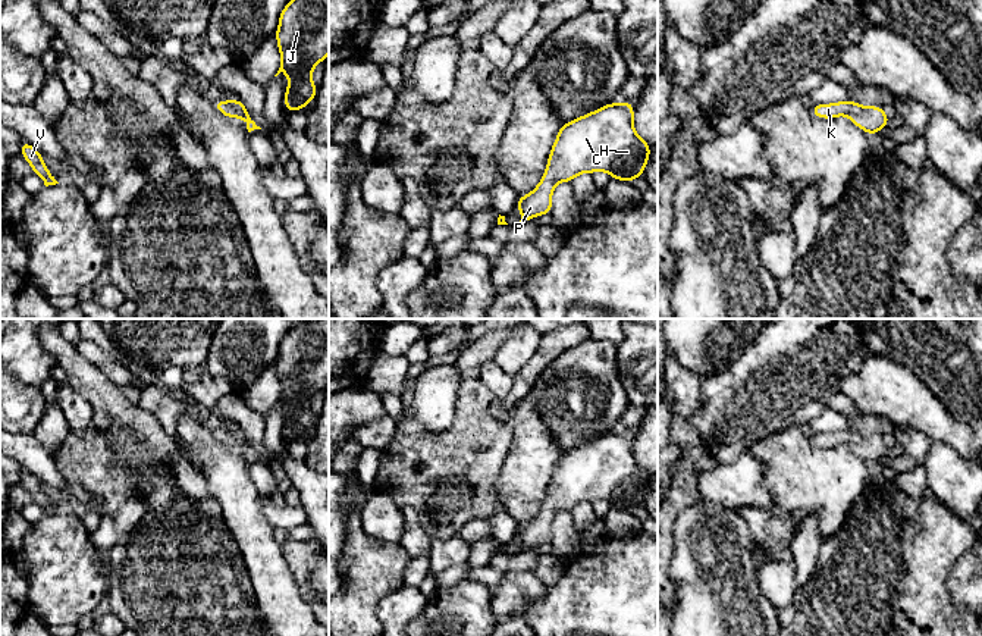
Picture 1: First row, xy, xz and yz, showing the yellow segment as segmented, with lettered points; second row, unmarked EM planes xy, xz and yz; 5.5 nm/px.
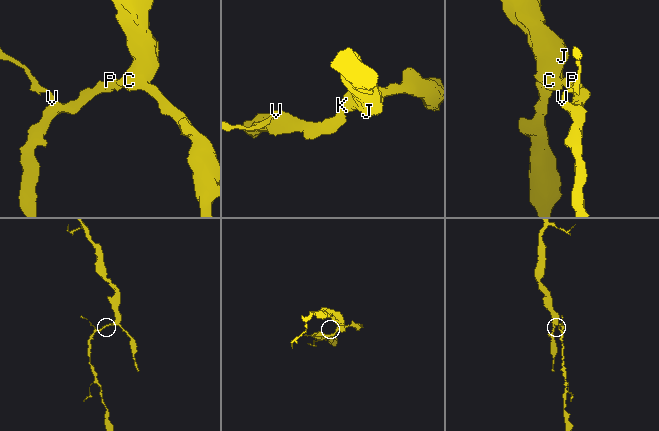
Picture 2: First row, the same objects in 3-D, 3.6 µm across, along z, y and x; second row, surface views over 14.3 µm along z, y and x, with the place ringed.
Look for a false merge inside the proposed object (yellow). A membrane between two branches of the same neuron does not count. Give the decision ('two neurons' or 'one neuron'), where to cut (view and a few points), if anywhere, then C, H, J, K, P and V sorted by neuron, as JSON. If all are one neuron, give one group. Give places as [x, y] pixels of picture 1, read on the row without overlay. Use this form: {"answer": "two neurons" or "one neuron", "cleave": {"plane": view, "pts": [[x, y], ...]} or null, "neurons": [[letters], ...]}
{"answer": "one neuron", "cleave": null, "neurons": [["C", "H", "J", "K", "P", "V"]]}

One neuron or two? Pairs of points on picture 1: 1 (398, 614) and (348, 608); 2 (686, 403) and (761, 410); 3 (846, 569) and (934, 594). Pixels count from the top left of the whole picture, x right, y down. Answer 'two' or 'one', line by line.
1: two
2: two
3: one

